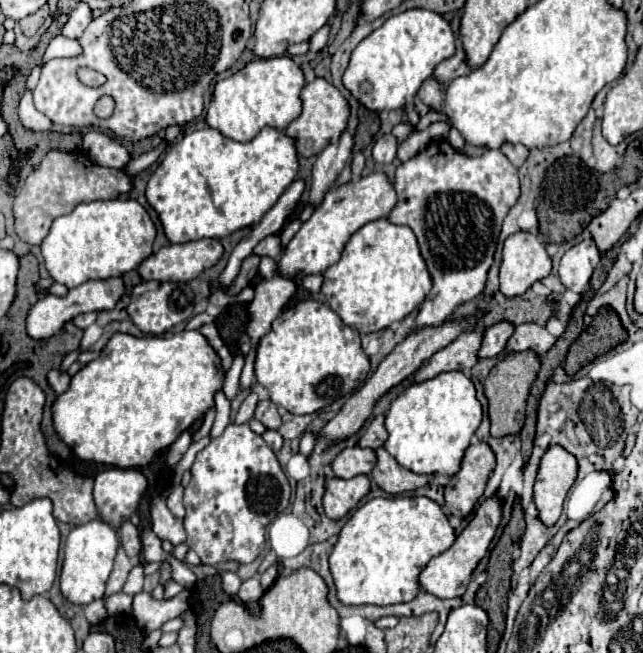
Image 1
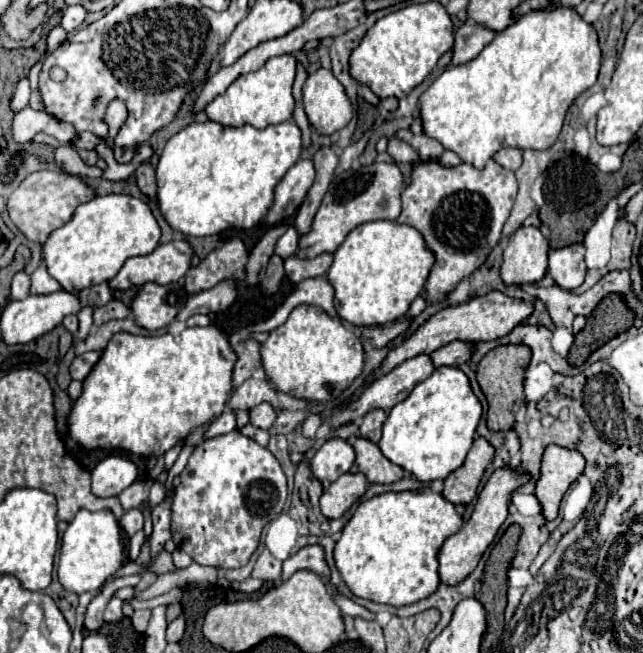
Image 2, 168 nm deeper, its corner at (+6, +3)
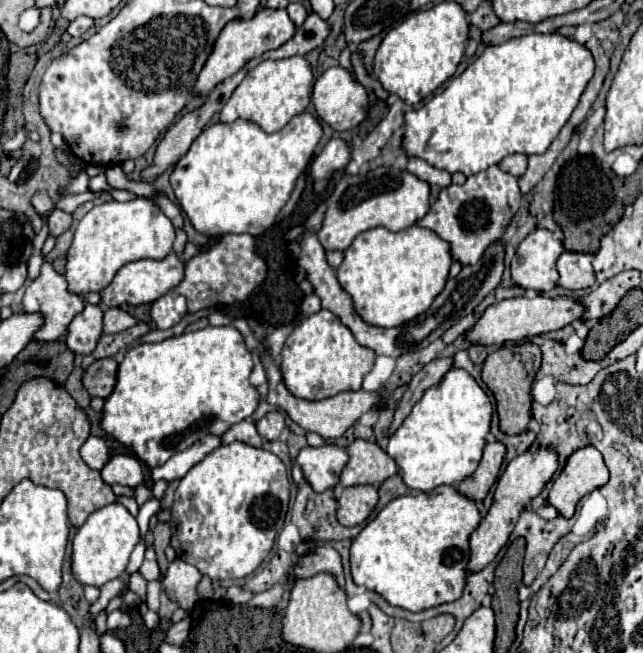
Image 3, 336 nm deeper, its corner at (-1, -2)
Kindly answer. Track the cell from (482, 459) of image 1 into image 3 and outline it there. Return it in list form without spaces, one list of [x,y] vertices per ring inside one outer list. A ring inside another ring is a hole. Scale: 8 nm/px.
[[[489,442],[485,446],[485,452],[483,452],[483,458],[475,470],[475,474],[471,474],[469,478],[465,478],[463,482],[459,482],[459,492],[467,498],[473,498],[477,502],[481,502],[489,488],[495,484],[497,476],[499,476],[499,470],[501,470],[501,464],[503,464],[503,458],[505,458],[505,446],[501,442]]]

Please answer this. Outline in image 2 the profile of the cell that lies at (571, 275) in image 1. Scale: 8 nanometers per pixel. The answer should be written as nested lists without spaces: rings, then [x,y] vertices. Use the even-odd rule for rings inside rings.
[[[574,243],[568,247],[556,249],[548,257],[548,273],[558,287],[572,291],[584,283],[584,275],[586,275],[584,253],[586,253],[584,245]]]

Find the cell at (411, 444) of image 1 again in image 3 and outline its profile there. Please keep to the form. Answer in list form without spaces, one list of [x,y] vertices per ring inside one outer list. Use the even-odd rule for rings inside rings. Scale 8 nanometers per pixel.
[[[451,368],[443,374],[439,384],[435,384],[433,388],[429,388],[423,394],[423,398],[413,406],[411,414],[401,424],[401,428],[389,438],[387,454],[397,462],[399,474],[411,490],[429,492],[441,484],[449,484],[449,486],[459,484],[461,480],[471,476],[475,472],[475,468],[479,466],[485,438],[487,438],[489,426],[491,426],[491,416],[493,416],[493,406],[485,394],[485,390],[465,370]]]

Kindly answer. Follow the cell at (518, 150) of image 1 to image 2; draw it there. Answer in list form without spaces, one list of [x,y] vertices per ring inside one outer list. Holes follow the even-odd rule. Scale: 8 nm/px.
[[[502,147],[502,149],[494,155],[494,161],[500,163],[502,167],[510,169],[510,171],[516,171],[516,169],[522,165],[522,149]]]

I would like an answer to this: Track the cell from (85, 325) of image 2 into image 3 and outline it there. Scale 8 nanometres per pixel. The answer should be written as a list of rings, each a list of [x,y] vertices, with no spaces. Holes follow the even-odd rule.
[[[135,198],[129,202],[111,200],[95,206],[79,222],[75,238],[67,250],[65,278],[69,282],[69,290],[75,294],[101,292],[125,264],[143,258],[163,260],[173,252],[173,240],[175,228],[171,220],[151,198]]]

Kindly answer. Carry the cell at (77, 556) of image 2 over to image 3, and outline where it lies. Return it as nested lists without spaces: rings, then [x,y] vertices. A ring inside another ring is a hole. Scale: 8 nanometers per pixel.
[[[117,502],[103,506],[93,512],[87,522],[77,530],[73,538],[73,574],[81,584],[91,584],[101,588],[105,582],[119,578],[125,572],[133,548],[139,544],[139,526],[135,516]]]

